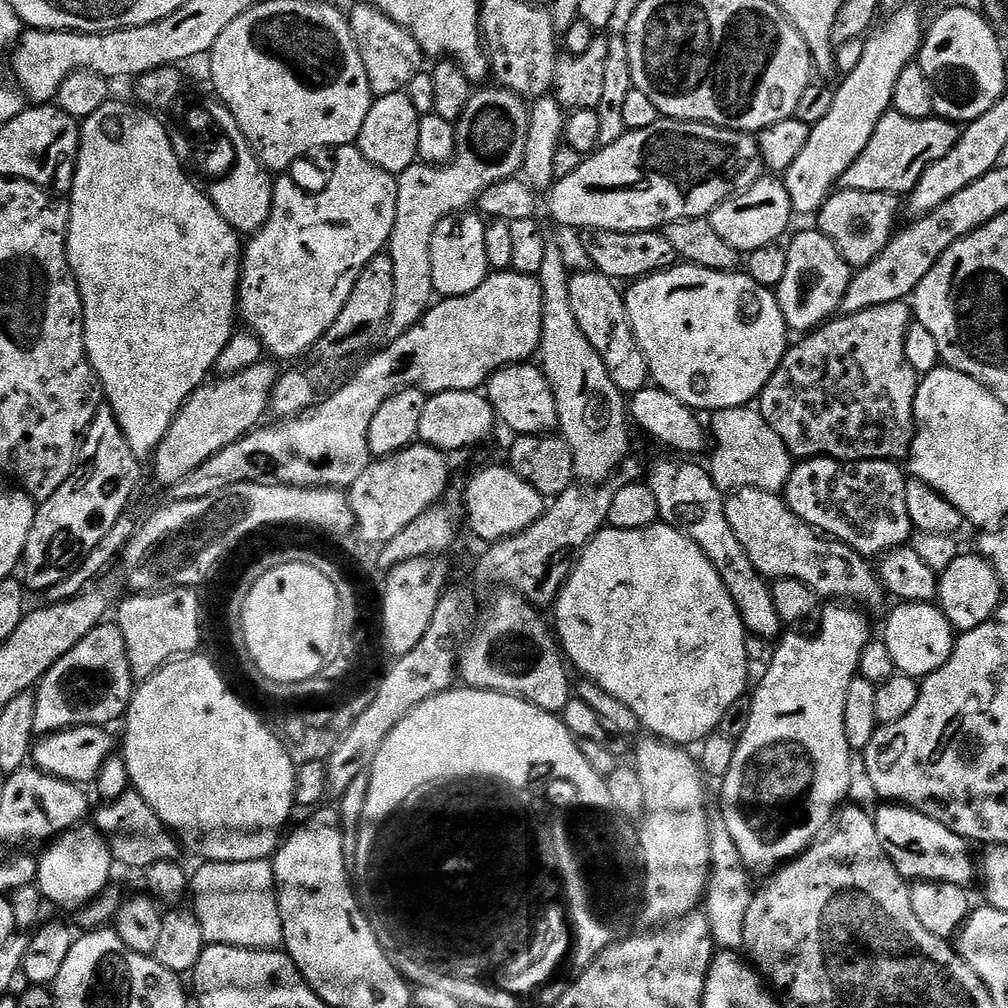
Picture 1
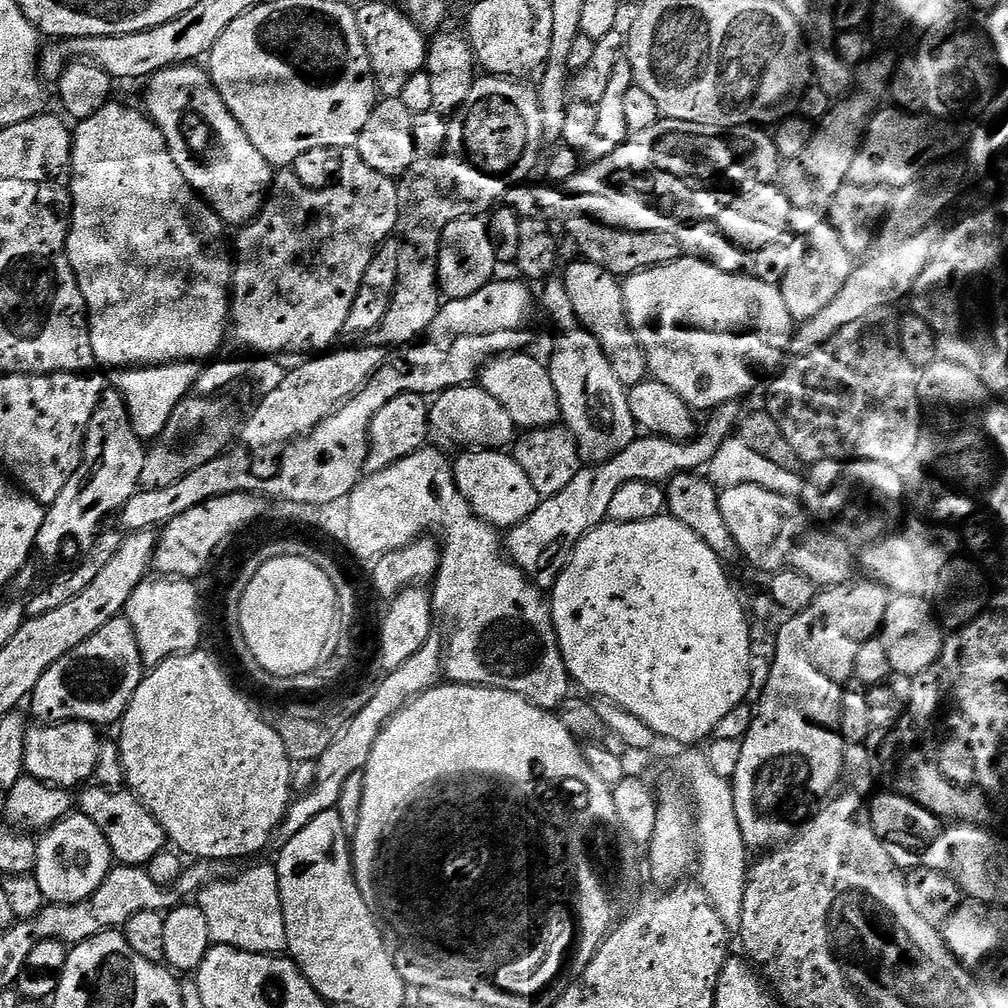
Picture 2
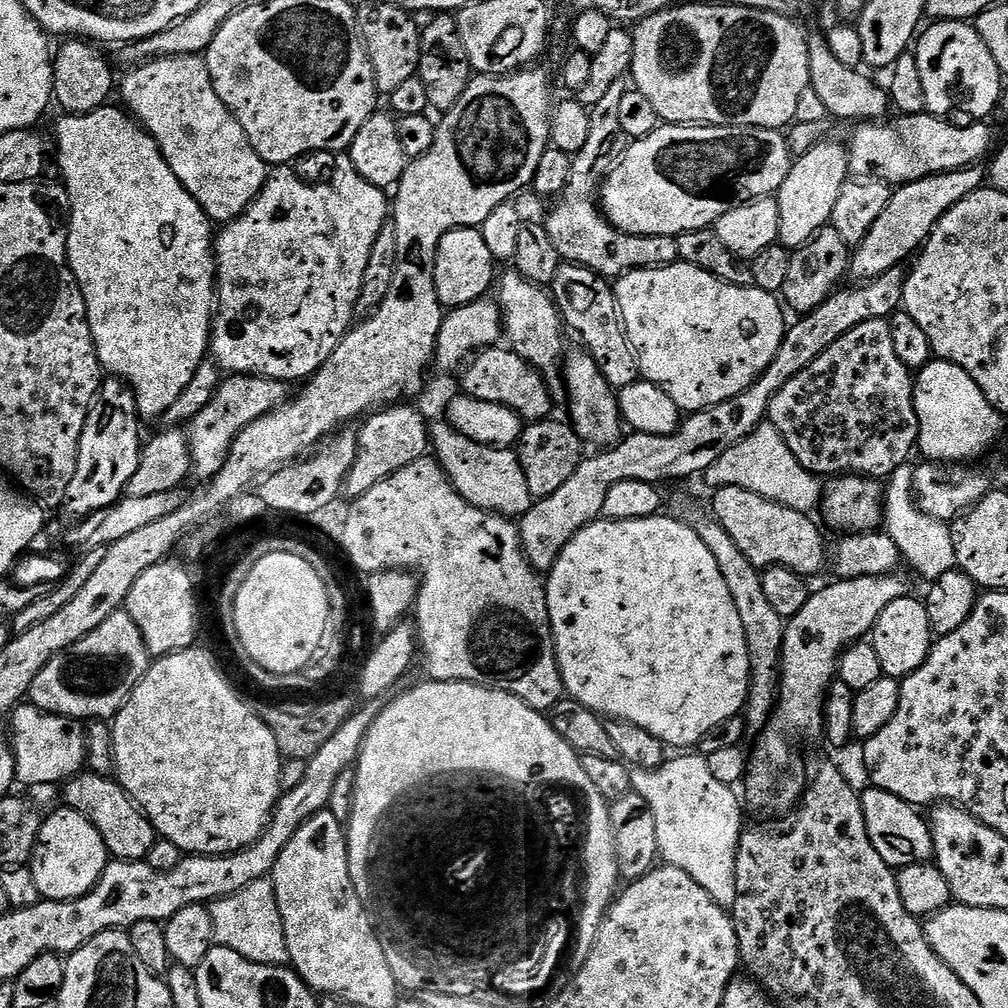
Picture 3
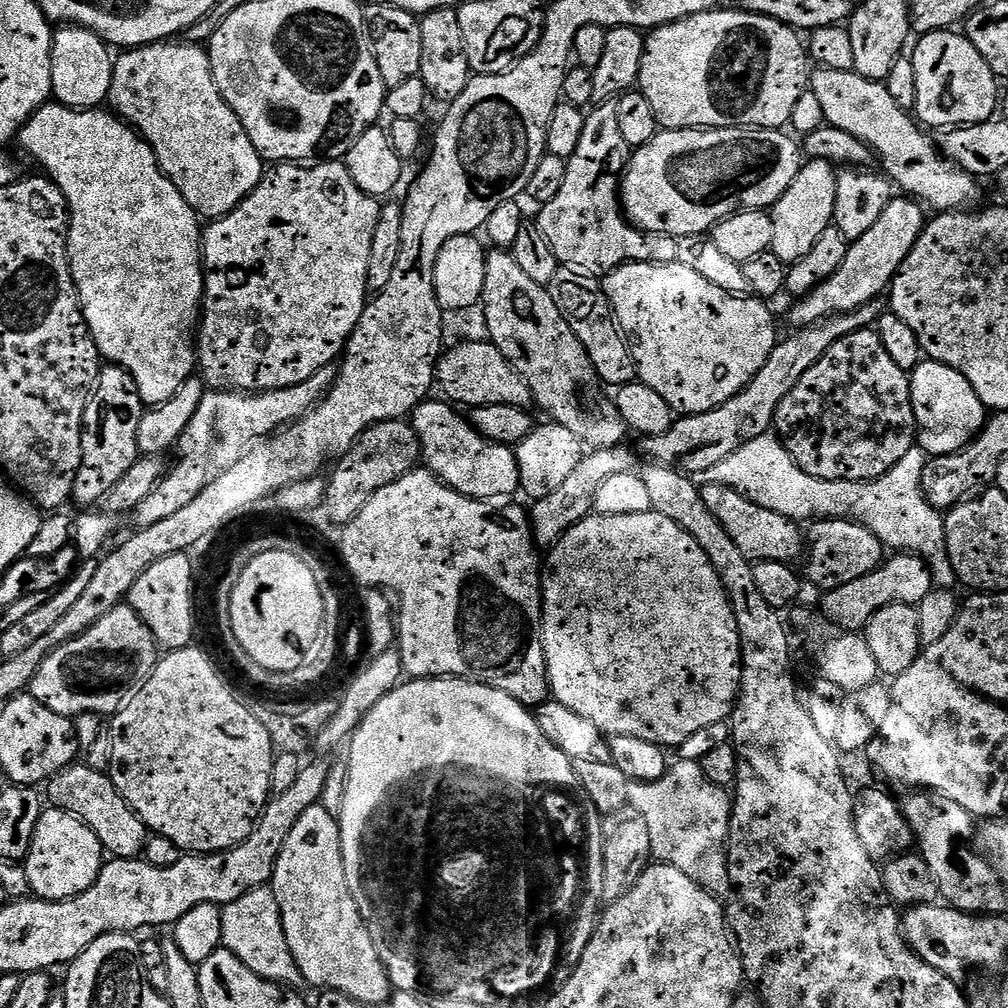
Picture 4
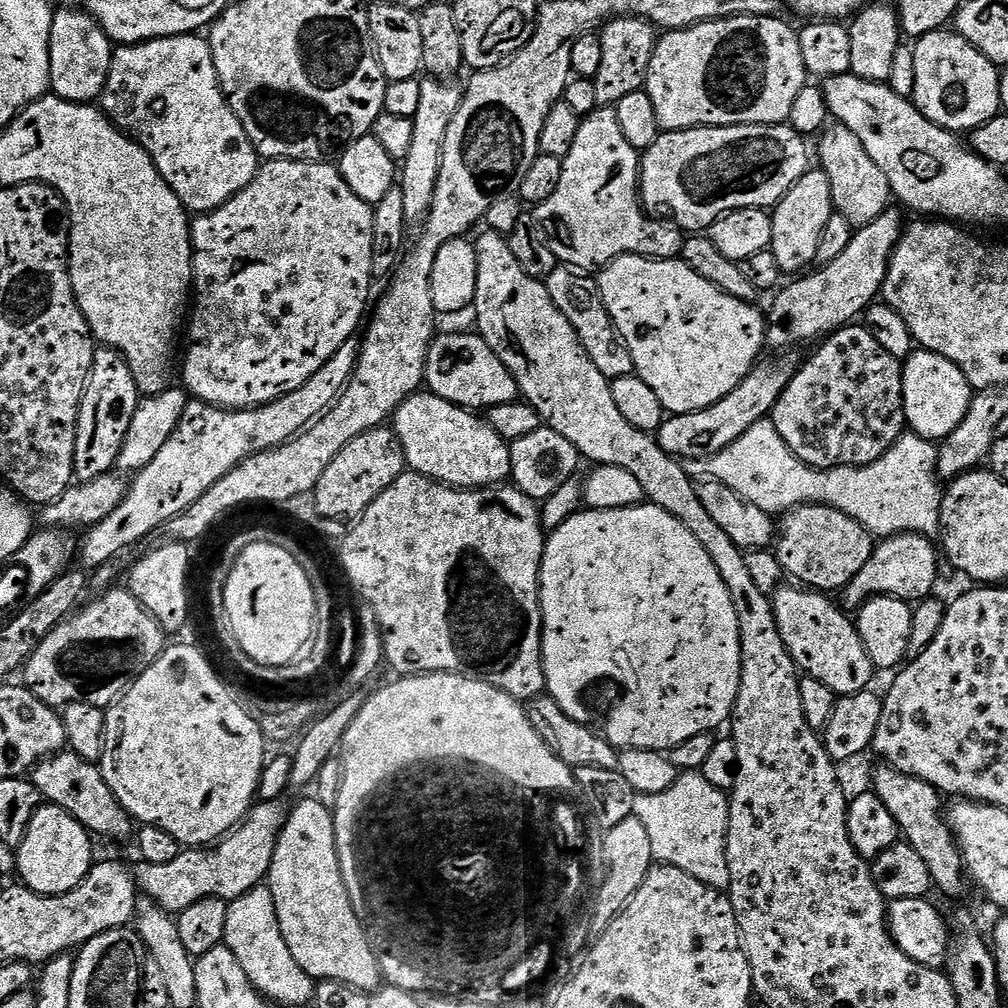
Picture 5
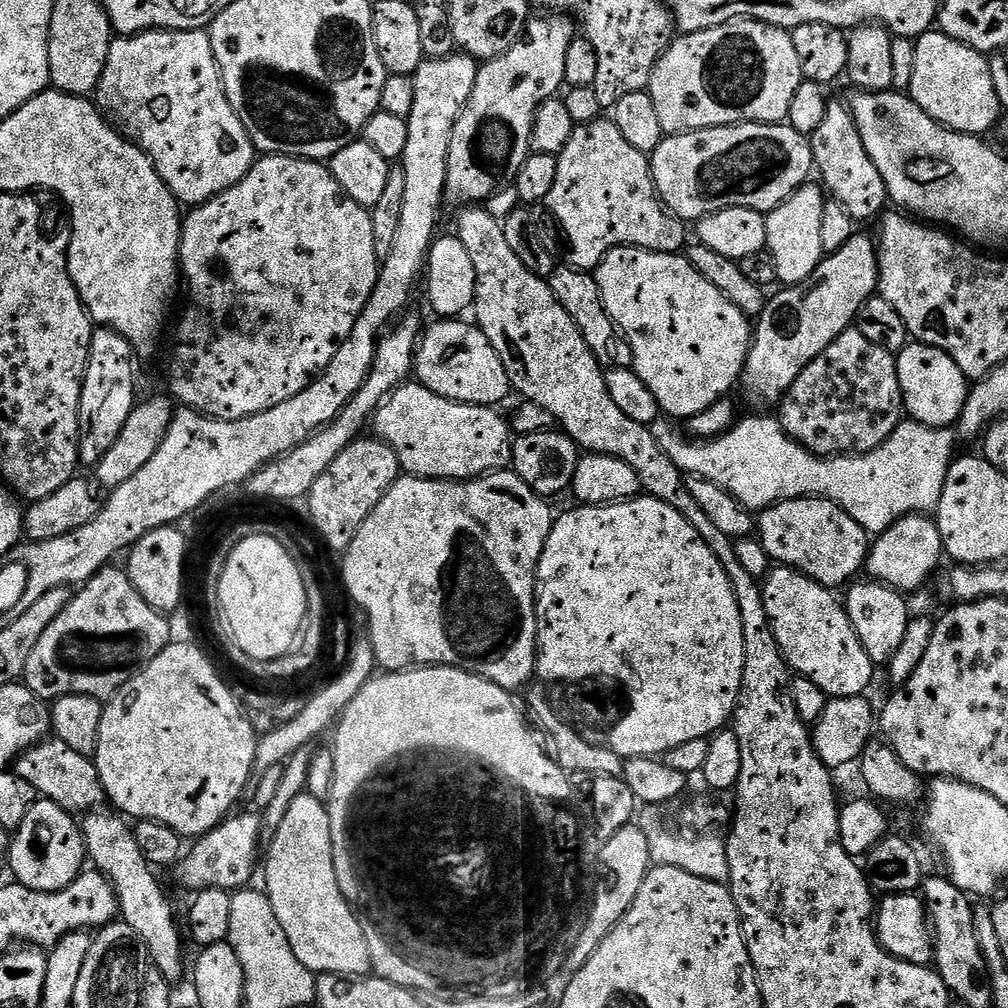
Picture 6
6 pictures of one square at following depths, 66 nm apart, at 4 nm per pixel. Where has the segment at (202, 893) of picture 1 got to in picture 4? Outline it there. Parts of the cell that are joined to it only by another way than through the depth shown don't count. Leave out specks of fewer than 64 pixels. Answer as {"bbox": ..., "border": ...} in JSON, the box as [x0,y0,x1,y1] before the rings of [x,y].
{"bbox":[222,886,302,986],"border":[[[265,886],[250,890],[250,894],[242,894],[234,902],[222,908],[223,947],[232,952],[254,974],[277,984],[296,986],[302,977],[294,962],[294,954],[290,954],[290,946],[286,946],[286,934],[282,930],[282,914],[278,910],[278,898],[271,887]]]}

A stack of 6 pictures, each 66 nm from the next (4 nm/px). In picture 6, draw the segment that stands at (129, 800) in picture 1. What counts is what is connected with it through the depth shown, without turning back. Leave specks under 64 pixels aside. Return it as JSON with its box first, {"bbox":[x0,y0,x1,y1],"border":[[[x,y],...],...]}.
{"bbox":[14,738,106,814],"border":[[[45,738],[16,759],[14,771],[18,778],[26,778],[34,786],[37,797],[54,802],[62,810],[73,814],[87,814],[101,807],[106,797],[102,778],[91,755],[74,750],[57,738]]]}

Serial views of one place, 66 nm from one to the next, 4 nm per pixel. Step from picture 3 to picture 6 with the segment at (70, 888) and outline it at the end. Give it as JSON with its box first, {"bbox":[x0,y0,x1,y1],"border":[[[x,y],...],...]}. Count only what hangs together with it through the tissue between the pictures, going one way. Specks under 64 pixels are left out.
{"bbox":[6,798,86,892],"border":[[[40,798],[22,818],[22,826],[12,836],[12,845],[8,847],[6,863],[12,867],[15,883],[25,884],[30,890],[39,892],[57,892],[70,882],[74,882],[86,864],[86,849],[84,846],[84,833],[77,817],[71,812],[62,810],[54,802]]]}

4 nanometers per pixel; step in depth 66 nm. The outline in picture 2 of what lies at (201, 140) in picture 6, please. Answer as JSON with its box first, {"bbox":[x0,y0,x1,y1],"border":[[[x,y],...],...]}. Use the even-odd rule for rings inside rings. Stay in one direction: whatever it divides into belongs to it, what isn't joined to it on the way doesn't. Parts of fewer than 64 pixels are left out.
{"bbox":[143,63,274,226],"border":[[[195,63],[179,64],[161,72],[155,72],[147,81],[146,87],[148,89],[144,92],[145,105],[143,104],[143,107],[146,109],[146,115],[158,126],[158,130],[162,130],[170,154],[174,158],[174,162],[178,162],[178,170],[182,170],[182,174],[192,191],[215,212],[221,224],[243,226],[251,222],[263,210],[264,201],[272,187],[274,169],[270,162],[266,162],[266,158],[262,158],[262,154],[258,154],[258,150],[254,150],[254,142],[250,142],[250,138],[246,138],[246,130],[242,130],[242,126],[238,126],[238,118],[234,118],[234,114],[230,114],[226,102],[222,102],[222,98],[213,86],[207,71],[203,67],[196,67],[200,66]],[[187,108],[192,112],[197,112],[208,123],[209,130],[216,135],[216,144],[220,149],[209,160],[195,160],[191,150],[188,149],[187,142],[184,141],[184,132],[180,129],[180,119],[183,118]]]}

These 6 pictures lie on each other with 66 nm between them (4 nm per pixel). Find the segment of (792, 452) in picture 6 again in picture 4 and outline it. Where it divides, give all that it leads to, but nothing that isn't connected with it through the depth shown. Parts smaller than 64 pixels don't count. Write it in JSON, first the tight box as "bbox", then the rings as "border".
{"bbox":[707,434,956,586],"border":[[[776,434],[756,436],[743,444],[730,458],[722,458],[718,466],[710,466],[707,479],[713,484],[725,484],[736,492],[743,492],[749,500],[768,510],[774,510],[797,522],[811,521],[813,518],[851,518],[857,524],[864,524],[880,541],[892,550],[905,550],[917,554],[928,563],[933,581],[940,586],[948,586],[956,580],[956,571],[950,562],[950,554],[946,548],[946,530],[944,529],[945,513],[929,502],[922,488],[922,470],[926,466],[928,456],[923,448],[913,446],[890,471],[874,480],[823,480],[817,476],[806,474],[796,465],[796,460],[789,454],[784,441]]]}

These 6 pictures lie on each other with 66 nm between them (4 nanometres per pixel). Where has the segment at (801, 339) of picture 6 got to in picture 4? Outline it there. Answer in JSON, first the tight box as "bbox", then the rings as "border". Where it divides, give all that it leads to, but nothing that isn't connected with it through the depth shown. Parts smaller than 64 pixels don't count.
{"bbox":[788,198,926,328],"border":[[[894,198],[882,210],[882,218],[862,234],[862,238],[851,241],[842,266],[821,281],[812,292],[795,301],[796,305],[788,312],[788,320],[796,328],[804,328],[816,320],[835,314],[847,314],[877,299],[880,291],[887,289],[896,276],[896,271],[906,262],[914,242],[922,234],[926,223],[926,208],[915,198]]]}

